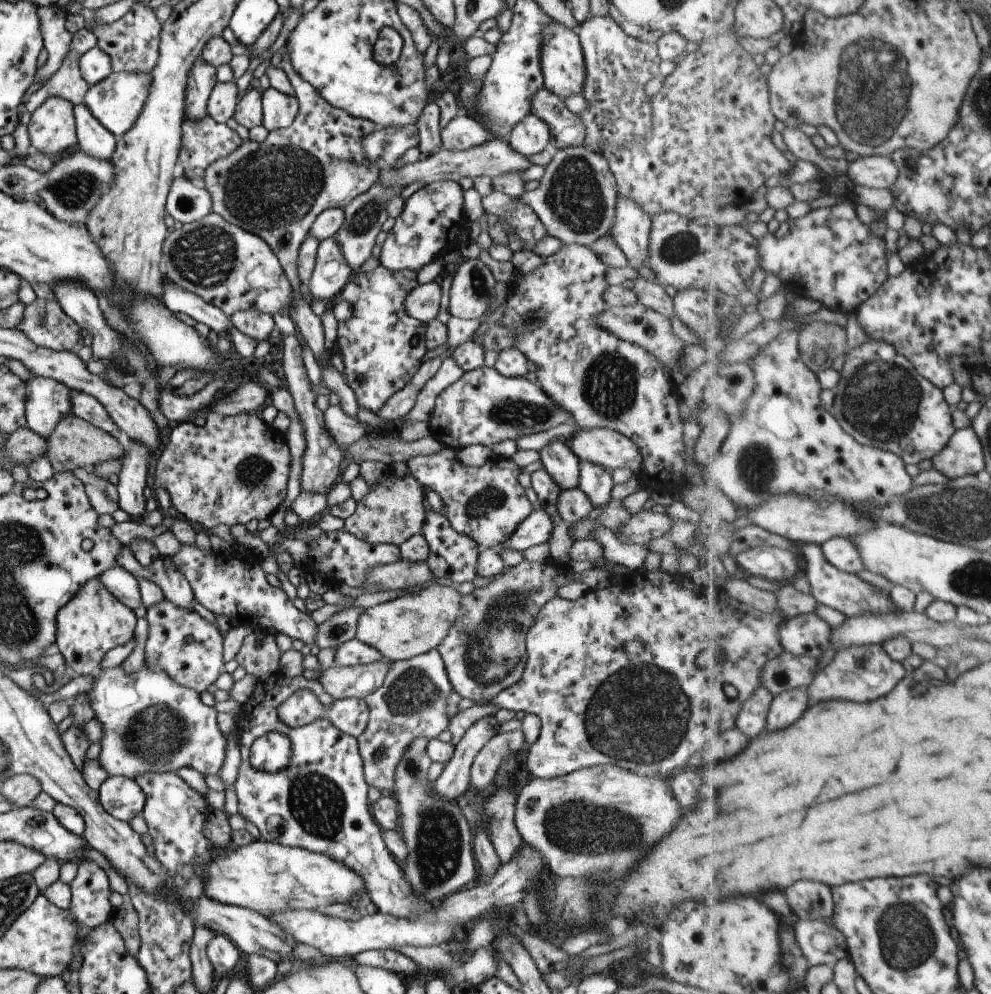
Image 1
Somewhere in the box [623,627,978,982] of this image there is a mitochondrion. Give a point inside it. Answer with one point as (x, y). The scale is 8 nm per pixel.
(906, 934)

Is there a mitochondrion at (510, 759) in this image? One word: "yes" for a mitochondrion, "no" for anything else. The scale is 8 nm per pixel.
no

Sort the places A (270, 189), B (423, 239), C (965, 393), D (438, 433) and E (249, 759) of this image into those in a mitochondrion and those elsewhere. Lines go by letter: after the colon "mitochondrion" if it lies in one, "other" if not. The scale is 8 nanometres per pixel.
A: mitochondrion
B: other
C: other
D: other
E: other

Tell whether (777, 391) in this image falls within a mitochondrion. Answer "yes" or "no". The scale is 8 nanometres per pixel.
no

